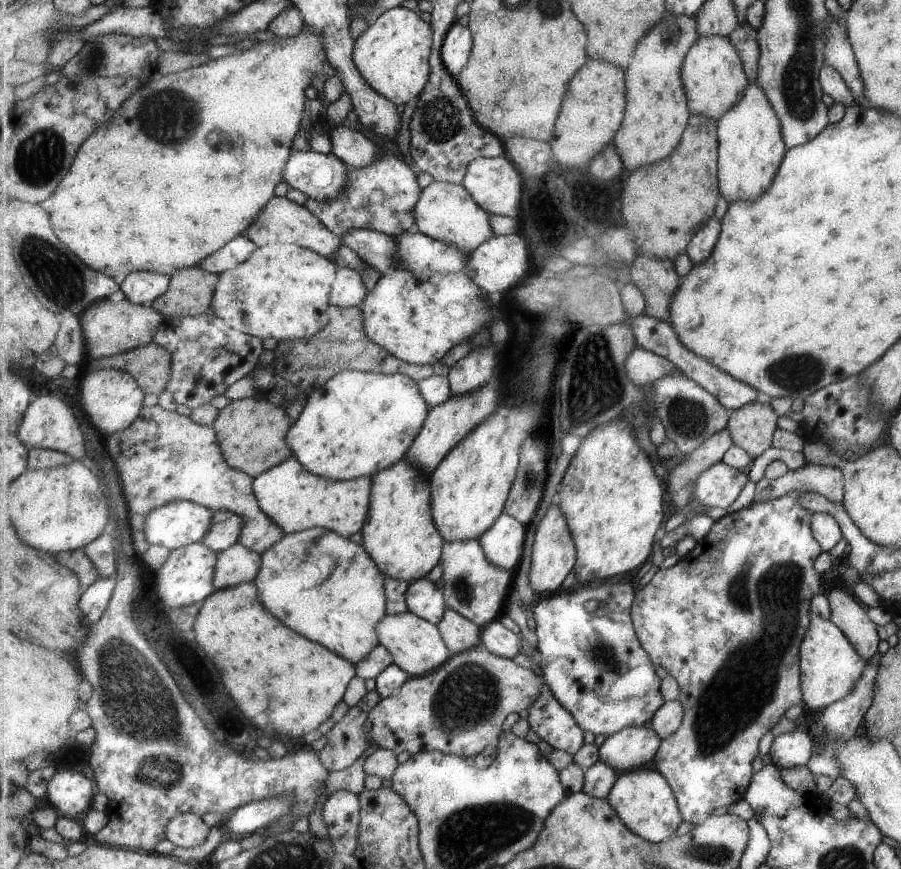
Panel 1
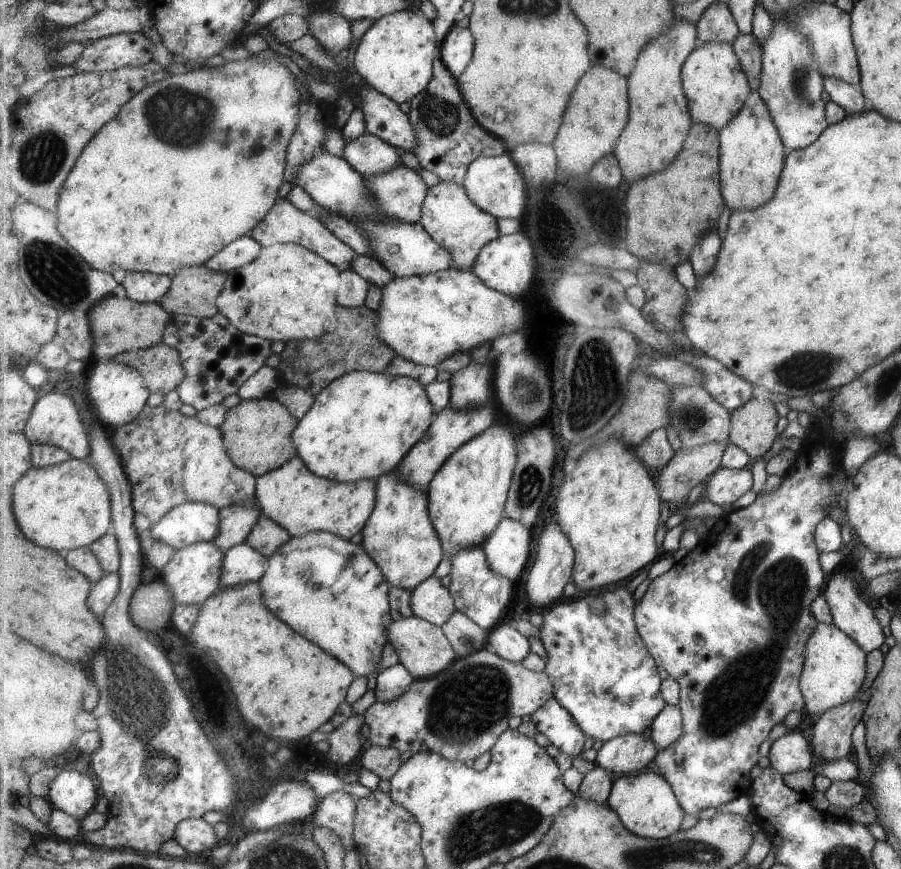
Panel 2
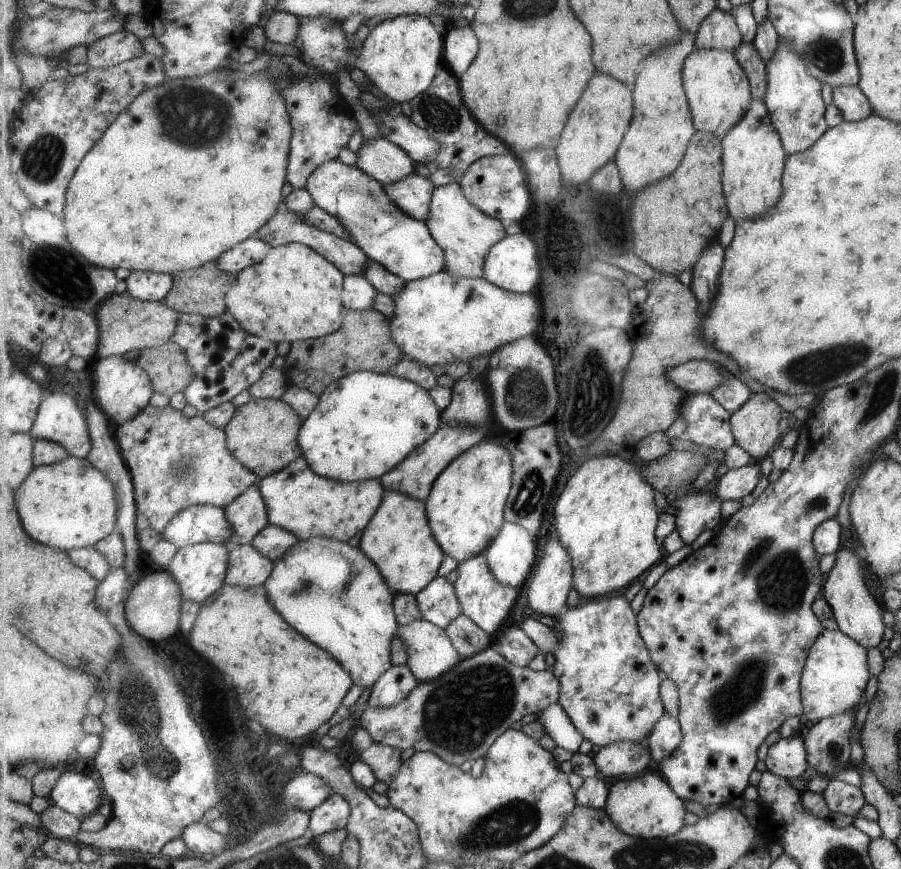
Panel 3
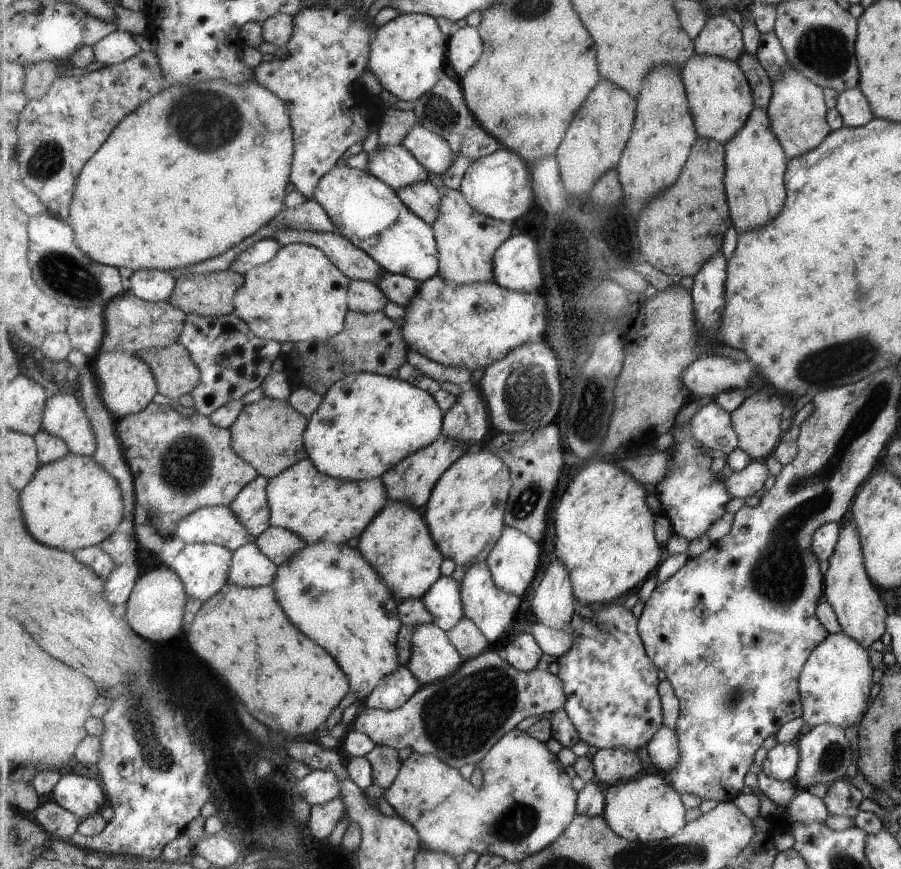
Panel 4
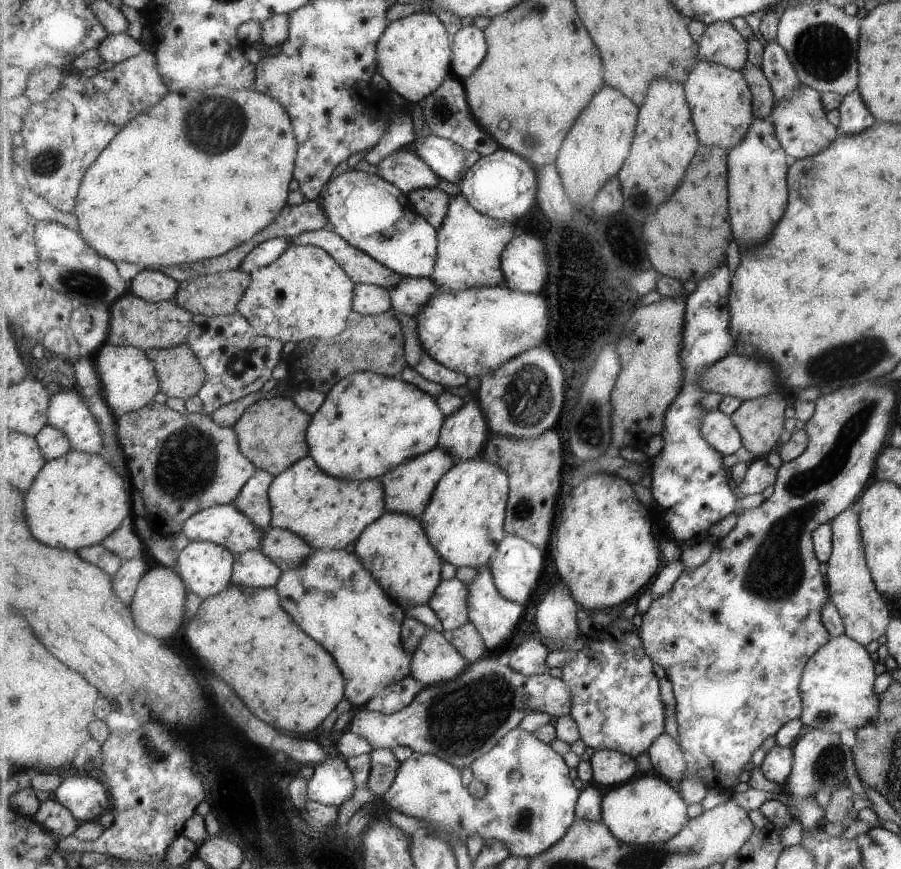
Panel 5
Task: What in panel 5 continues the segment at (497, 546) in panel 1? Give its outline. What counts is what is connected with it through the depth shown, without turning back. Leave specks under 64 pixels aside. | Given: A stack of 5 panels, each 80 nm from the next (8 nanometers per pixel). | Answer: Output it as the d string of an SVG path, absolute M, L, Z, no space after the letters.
M507 534L491 562L494 581L501 594L510 601L527 606L531 602L533 594L539 588L539 582L541 582L541 576L543 576L543 570L545 570L545 554L547 554L546 551L537 548L523 537Z

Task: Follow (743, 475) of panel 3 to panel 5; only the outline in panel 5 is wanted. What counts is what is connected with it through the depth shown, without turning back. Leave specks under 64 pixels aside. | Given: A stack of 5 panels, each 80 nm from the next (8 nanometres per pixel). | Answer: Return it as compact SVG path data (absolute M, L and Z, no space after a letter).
M751 458L750 467L744 481L735 486L737 492L747 494L761 493L767 490L769 485L775 486L779 474L779 468L769 465L766 458Z

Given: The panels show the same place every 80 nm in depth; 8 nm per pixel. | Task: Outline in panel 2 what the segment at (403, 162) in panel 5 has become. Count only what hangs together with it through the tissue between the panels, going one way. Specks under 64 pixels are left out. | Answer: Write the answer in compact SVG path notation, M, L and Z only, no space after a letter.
M367 132L351 142L345 141L343 158L366 178L390 173L403 164L396 146Z

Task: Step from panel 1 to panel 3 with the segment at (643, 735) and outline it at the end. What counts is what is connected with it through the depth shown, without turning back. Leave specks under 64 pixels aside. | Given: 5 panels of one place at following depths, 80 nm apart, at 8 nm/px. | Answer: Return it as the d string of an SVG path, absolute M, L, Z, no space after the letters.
M618 741L602 747L593 760L598 774L603 775L607 780L614 781L622 777L637 776L643 770L647 770L652 759L650 752L648 747L643 748L639 743Z

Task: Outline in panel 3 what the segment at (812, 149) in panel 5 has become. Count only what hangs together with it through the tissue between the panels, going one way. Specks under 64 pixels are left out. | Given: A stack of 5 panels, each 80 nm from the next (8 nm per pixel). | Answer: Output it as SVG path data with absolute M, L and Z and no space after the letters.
M780 38L778 52L767 63L768 89L765 98L771 120L782 136L782 143L789 156L806 151L828 130L826 105L821 99L821 83L807 74L803 59L792 49L792 43Z

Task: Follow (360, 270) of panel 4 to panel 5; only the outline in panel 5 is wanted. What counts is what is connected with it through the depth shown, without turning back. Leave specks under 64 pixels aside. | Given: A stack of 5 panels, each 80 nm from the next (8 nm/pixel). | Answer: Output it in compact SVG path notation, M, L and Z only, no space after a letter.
M332 228L317 229L301 233L293 237L295 245L313 245L321 247L335 260L342 264L346 273L356 283L377 285L391 290L403 280L403 275L391 270L387 265L379 262L375 257L351 246L337 231Z

